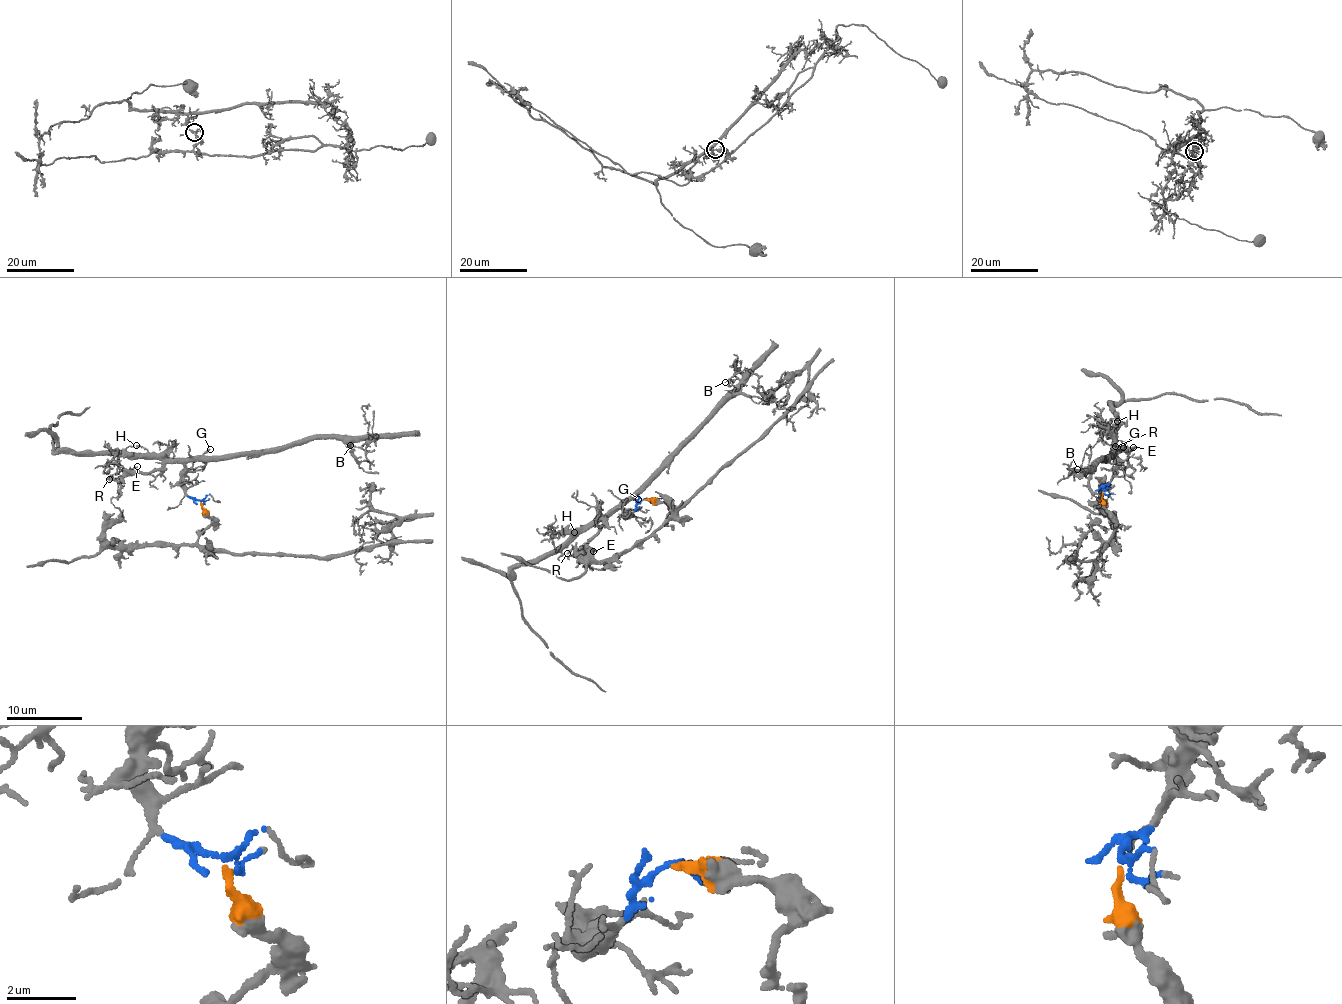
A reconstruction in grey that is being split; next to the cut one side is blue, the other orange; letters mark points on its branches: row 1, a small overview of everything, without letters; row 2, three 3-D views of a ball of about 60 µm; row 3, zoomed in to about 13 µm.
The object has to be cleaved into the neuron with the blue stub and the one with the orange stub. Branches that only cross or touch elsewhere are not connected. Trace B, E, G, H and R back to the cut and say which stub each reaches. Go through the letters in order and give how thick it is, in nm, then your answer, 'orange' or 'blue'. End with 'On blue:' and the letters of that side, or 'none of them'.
B: 70 nm | blue
E: 160 nm | blue
G: 150 nm | blue
H: 140 nm | blue
R: 190 nm | blue
On blue: B, E, G, H, R

